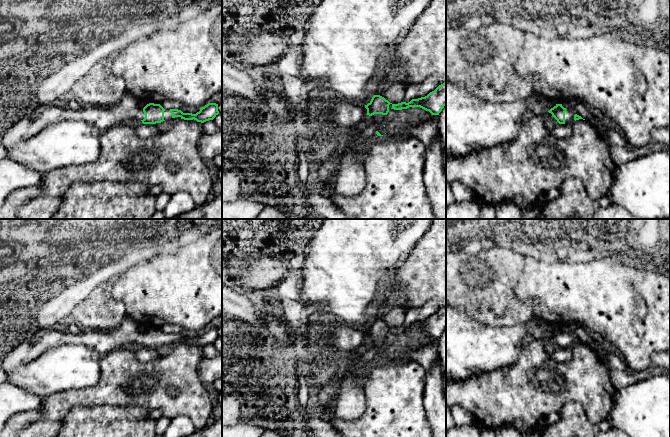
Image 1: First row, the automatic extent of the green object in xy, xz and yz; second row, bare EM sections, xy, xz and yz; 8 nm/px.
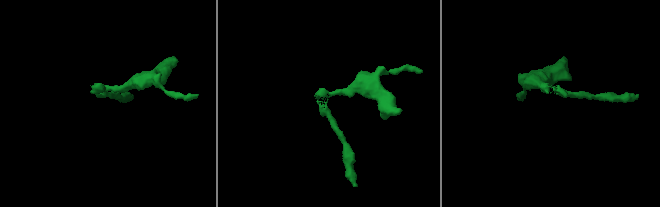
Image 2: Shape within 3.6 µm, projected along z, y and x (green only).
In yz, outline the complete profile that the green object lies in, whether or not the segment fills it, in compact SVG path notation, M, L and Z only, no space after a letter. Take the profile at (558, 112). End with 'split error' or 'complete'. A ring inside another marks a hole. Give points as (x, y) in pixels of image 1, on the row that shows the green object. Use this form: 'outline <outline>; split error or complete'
outline M556 104L548 112L552 114L559 124L572 124L576 120L583 119L575 110L566 109L562 104Z; split error

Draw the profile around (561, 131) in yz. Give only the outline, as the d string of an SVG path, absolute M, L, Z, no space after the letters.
M558 124L550 132L557 138L567 138L572 134L572 124Z

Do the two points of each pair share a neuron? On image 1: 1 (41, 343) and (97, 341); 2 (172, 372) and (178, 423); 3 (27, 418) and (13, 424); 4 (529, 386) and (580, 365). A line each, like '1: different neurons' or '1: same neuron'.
1: same neuron
2: different neurons
3: same neuron
4: same neuron

